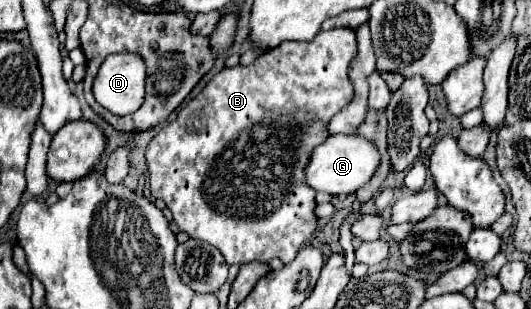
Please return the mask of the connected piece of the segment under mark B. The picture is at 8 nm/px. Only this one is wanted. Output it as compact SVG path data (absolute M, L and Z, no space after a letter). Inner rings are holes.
M335 28L335 30L323 30L317 34L317 38L313 42L285 42L273 50L267 50L265 54L261 54L253 64L249 66L235 66L235 68L223 68L219 74L215 74L211 78L211 82L203 88L203 92L193 98L177 116L177 120L173 120L169 126L165 126L147 146L147 168L149 168L149 190L153 194L153 198L161 198L165 200L167 208L173 212L173 220L179 224L181 232L187 232L191 238L199 238L215 248L221 250L221 254L225 256L227 264L245 264L245 262L269 262L273 258L281 258L285 264L289 264L299 248L311 240L315 228L317 228L317 216L315 216L315 190L309 188L305 184L305 166L309 162L309 154L313 152L313 148L323 142L329 134L325 130L327 120L331 120L333 114L337 114L343 106L347 106L353 98L353 86L349 82L347 70L349 70L349 62L353 58L357 50L357 40L355 40L355 32L351 28ZM279 98L289 98L289 104L285 108L285 112L281 114L281 110L269 110L267 106L279 106ZM297 100L307 100L311 102L311 108L303 108L297 110L295 102ZM309 110L323 110L323 122L307 122L307 120L315 120L315 116Z

